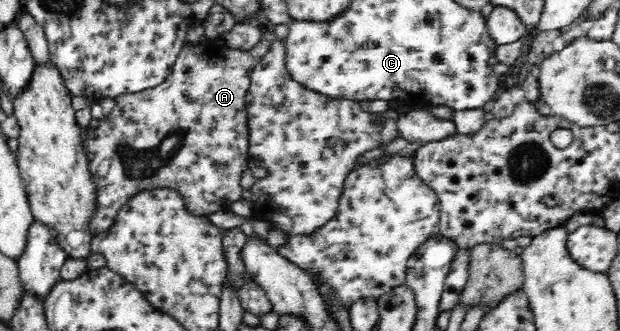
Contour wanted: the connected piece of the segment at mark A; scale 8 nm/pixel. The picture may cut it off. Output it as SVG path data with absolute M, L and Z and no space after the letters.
M264 35L251 50L237 50L227 48L227 50L219 50L219 66L215 62L215 56L213 56L213 48L215 46L209 46L203 48L203 46L185 45L176 58L175 64L173 64L171 72L167 75L167 78L161 84L155 86L155 88L141 90L134 93L123 93L119 96L115 96L113 100L115 105L111 112L98 120L98 126L94 129L87 127L87 138L83 142L84 151L87 153L87 160L89 161L88 169L90 170L94 184L97 186L97 210L95 210L95 216L91 220L91 233L93 236L99 235L104 231L107 231L110 227L114 226L115 218L122 210L122 206L125 205L135 194L138 194L143 190L154 190L155 188L175 188L181 197L185 199L185 205L187 205L187 211L193 215L209 215L215 214L220 211L230 211L234 202L241 201L241 193L244 188L240 186L241 174L247 169L247 148L249 141L249 129L247 129L247 111L245 111L245 94L247 94L247 88L249 88L249 78L251 71L262 61L262 58L268 53L272 43L272 37Z

